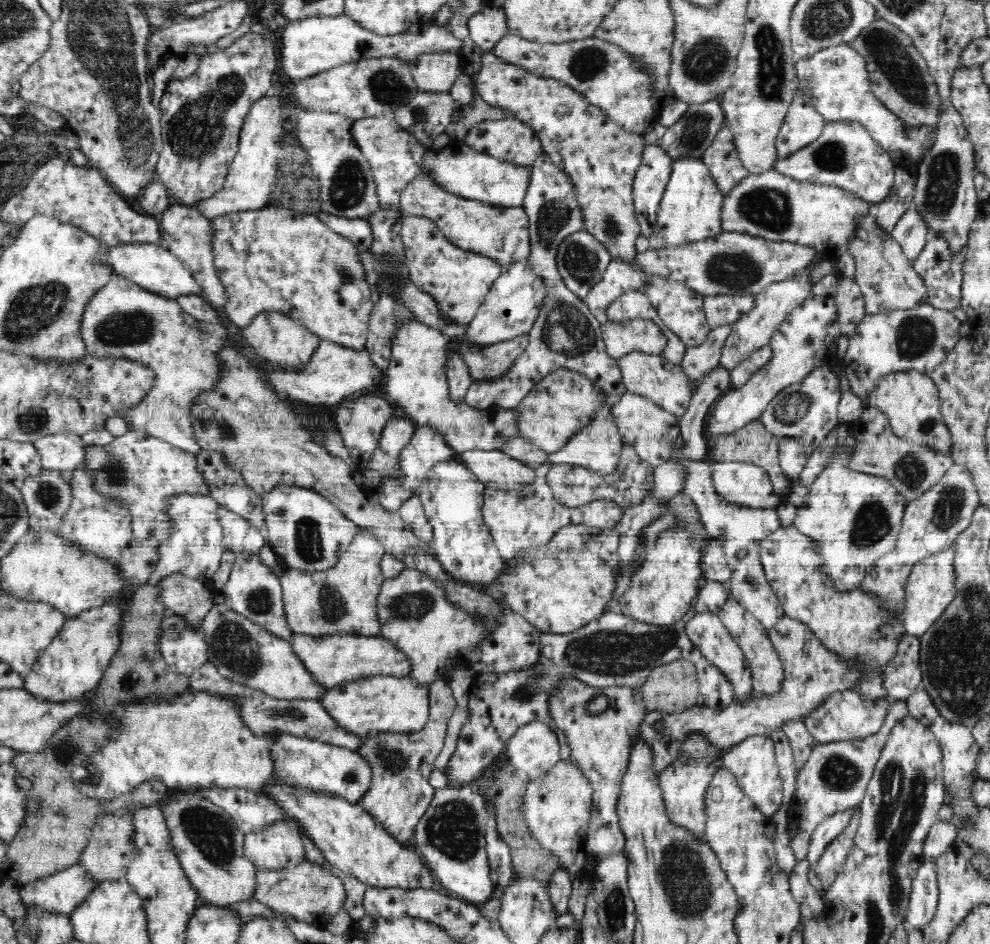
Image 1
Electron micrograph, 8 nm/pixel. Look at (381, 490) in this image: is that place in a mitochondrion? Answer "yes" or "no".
no

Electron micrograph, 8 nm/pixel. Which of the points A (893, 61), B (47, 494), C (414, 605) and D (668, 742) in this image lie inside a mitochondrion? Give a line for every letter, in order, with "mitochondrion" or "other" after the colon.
A: mitochondrion
B: mitochondrion
C: mitochondrion
D: other

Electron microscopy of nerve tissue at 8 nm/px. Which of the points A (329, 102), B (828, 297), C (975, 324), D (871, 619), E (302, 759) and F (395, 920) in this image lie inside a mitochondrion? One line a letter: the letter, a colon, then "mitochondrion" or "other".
A: other
B: other
C: other
D: other
E: other
F: other

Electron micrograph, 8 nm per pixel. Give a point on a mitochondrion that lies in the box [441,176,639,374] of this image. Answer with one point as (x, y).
(568, 331)

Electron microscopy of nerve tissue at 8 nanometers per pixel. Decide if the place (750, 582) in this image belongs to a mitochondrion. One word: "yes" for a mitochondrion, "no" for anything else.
yes

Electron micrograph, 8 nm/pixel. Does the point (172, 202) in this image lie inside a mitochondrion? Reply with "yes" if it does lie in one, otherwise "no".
no

